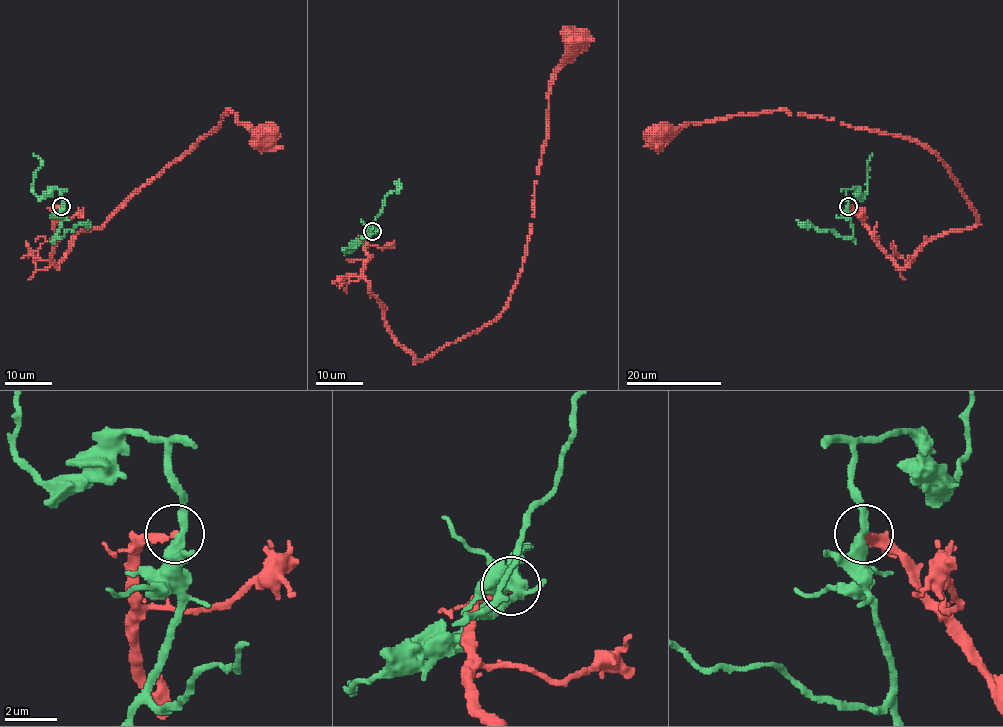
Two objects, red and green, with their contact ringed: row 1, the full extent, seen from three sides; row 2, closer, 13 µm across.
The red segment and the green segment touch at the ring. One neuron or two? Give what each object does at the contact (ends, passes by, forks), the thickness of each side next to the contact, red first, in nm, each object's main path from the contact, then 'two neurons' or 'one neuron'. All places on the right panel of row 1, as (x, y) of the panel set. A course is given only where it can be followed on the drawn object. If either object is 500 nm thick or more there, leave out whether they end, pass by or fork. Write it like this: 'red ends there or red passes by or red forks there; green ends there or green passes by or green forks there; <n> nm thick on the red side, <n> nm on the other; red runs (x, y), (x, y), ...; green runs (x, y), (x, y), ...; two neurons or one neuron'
red ends there; green passes by; 240 nm thick on the red side, 400 nm on the other; red runs (847, 206), (900, 268), (928, 242), (976, 224), (950, 169), (916, 141), (784, 110), (687, 122), (660, 134); green runs (847, 206), (852, 233), (850, 237), (830, 230), (817, 230), (796, 220); two neurons

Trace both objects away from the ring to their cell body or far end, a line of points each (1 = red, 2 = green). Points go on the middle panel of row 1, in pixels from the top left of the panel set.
1: (372, 230), (364, 278), (391, 335), (415, 359), (428, 359), (491, 323), (522, 268), (552, 76), (579, 43)
2: (372, 230), (367, 235), (380, 213), (384, 197), (396, 189), (399, 179)

